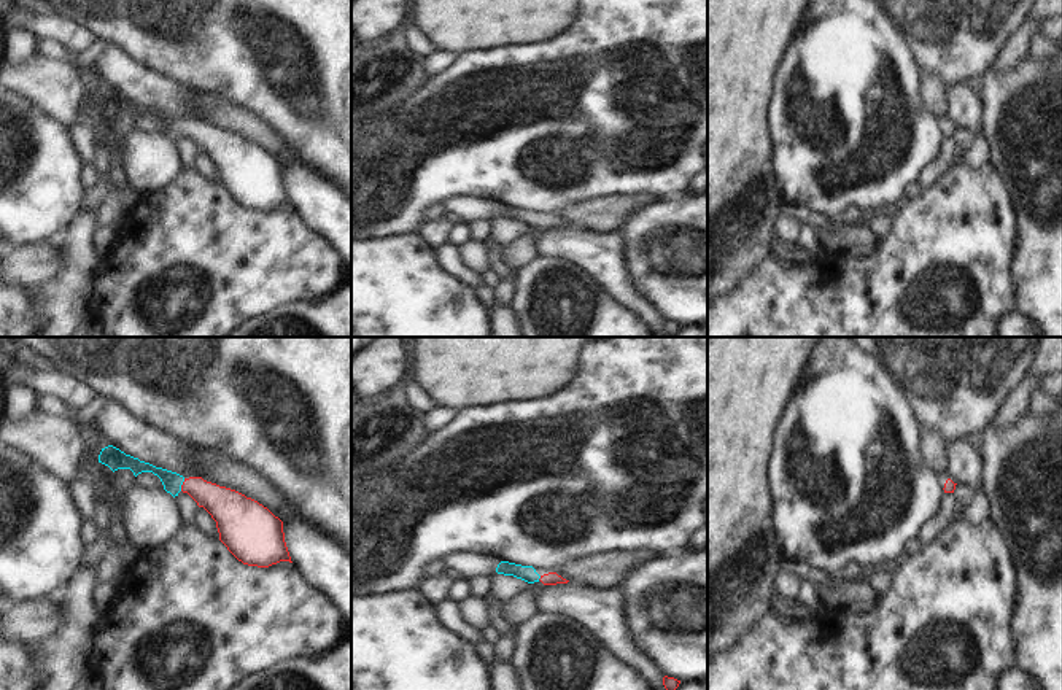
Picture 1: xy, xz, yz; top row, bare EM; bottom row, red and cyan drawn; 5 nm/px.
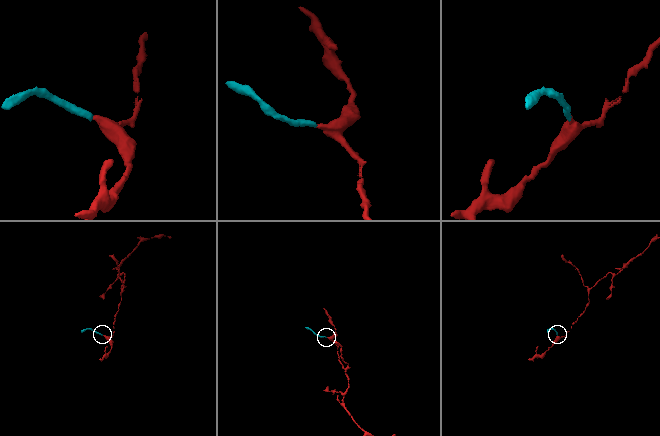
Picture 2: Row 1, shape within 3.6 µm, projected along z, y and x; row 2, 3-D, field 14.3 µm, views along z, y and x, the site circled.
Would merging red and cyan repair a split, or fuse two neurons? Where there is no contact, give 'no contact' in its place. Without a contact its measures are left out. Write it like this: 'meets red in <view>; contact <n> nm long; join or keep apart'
meets red in xy; contact 70 nm long; join

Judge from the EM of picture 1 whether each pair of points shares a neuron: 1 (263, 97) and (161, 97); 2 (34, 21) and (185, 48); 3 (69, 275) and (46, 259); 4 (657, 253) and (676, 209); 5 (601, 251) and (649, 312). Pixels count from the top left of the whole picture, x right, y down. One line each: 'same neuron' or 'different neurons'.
1: different neurons
2: different neurons
3: different neurons
4: same neuron
5: same neuron

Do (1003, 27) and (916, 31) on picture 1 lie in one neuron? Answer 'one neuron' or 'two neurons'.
one neuron

